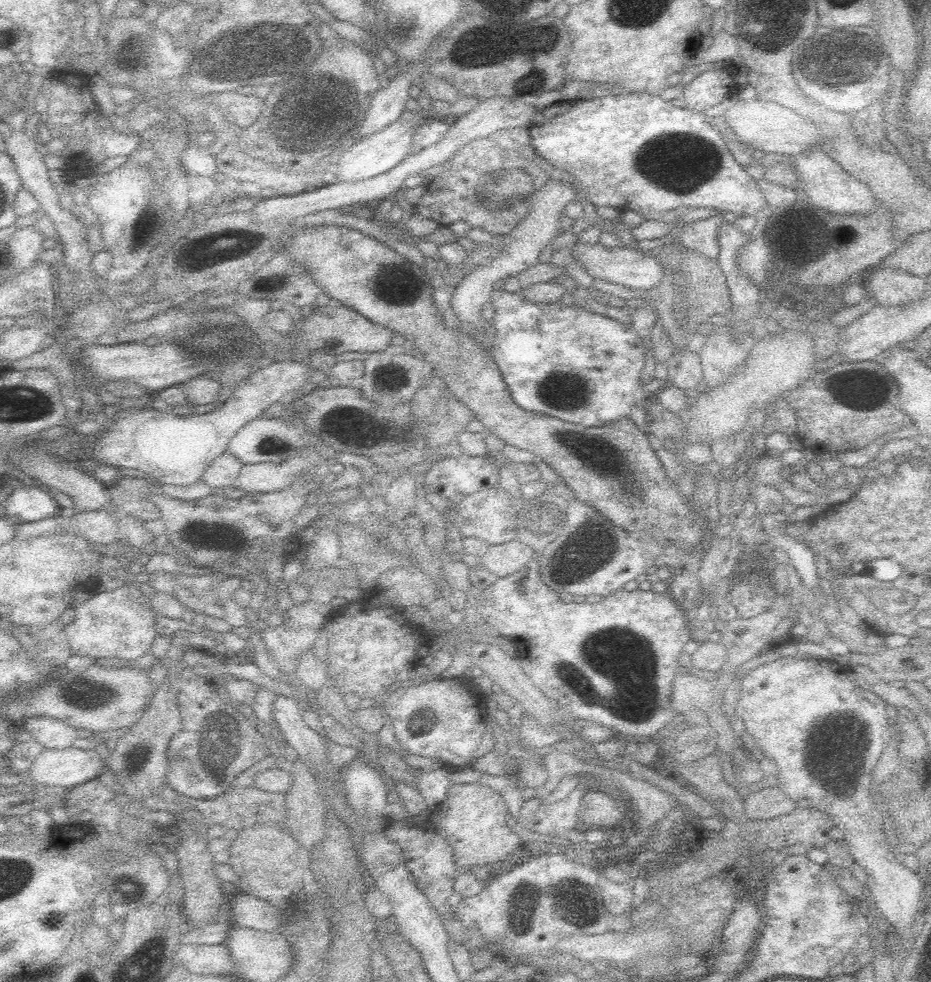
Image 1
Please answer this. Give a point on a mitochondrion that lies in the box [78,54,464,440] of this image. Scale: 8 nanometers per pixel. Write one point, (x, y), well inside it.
(326, 110)

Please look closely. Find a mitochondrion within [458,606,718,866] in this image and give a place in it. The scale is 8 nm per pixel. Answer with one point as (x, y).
(615, 653)

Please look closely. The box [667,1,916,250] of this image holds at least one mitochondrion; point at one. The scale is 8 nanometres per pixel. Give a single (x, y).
(827, 62)

